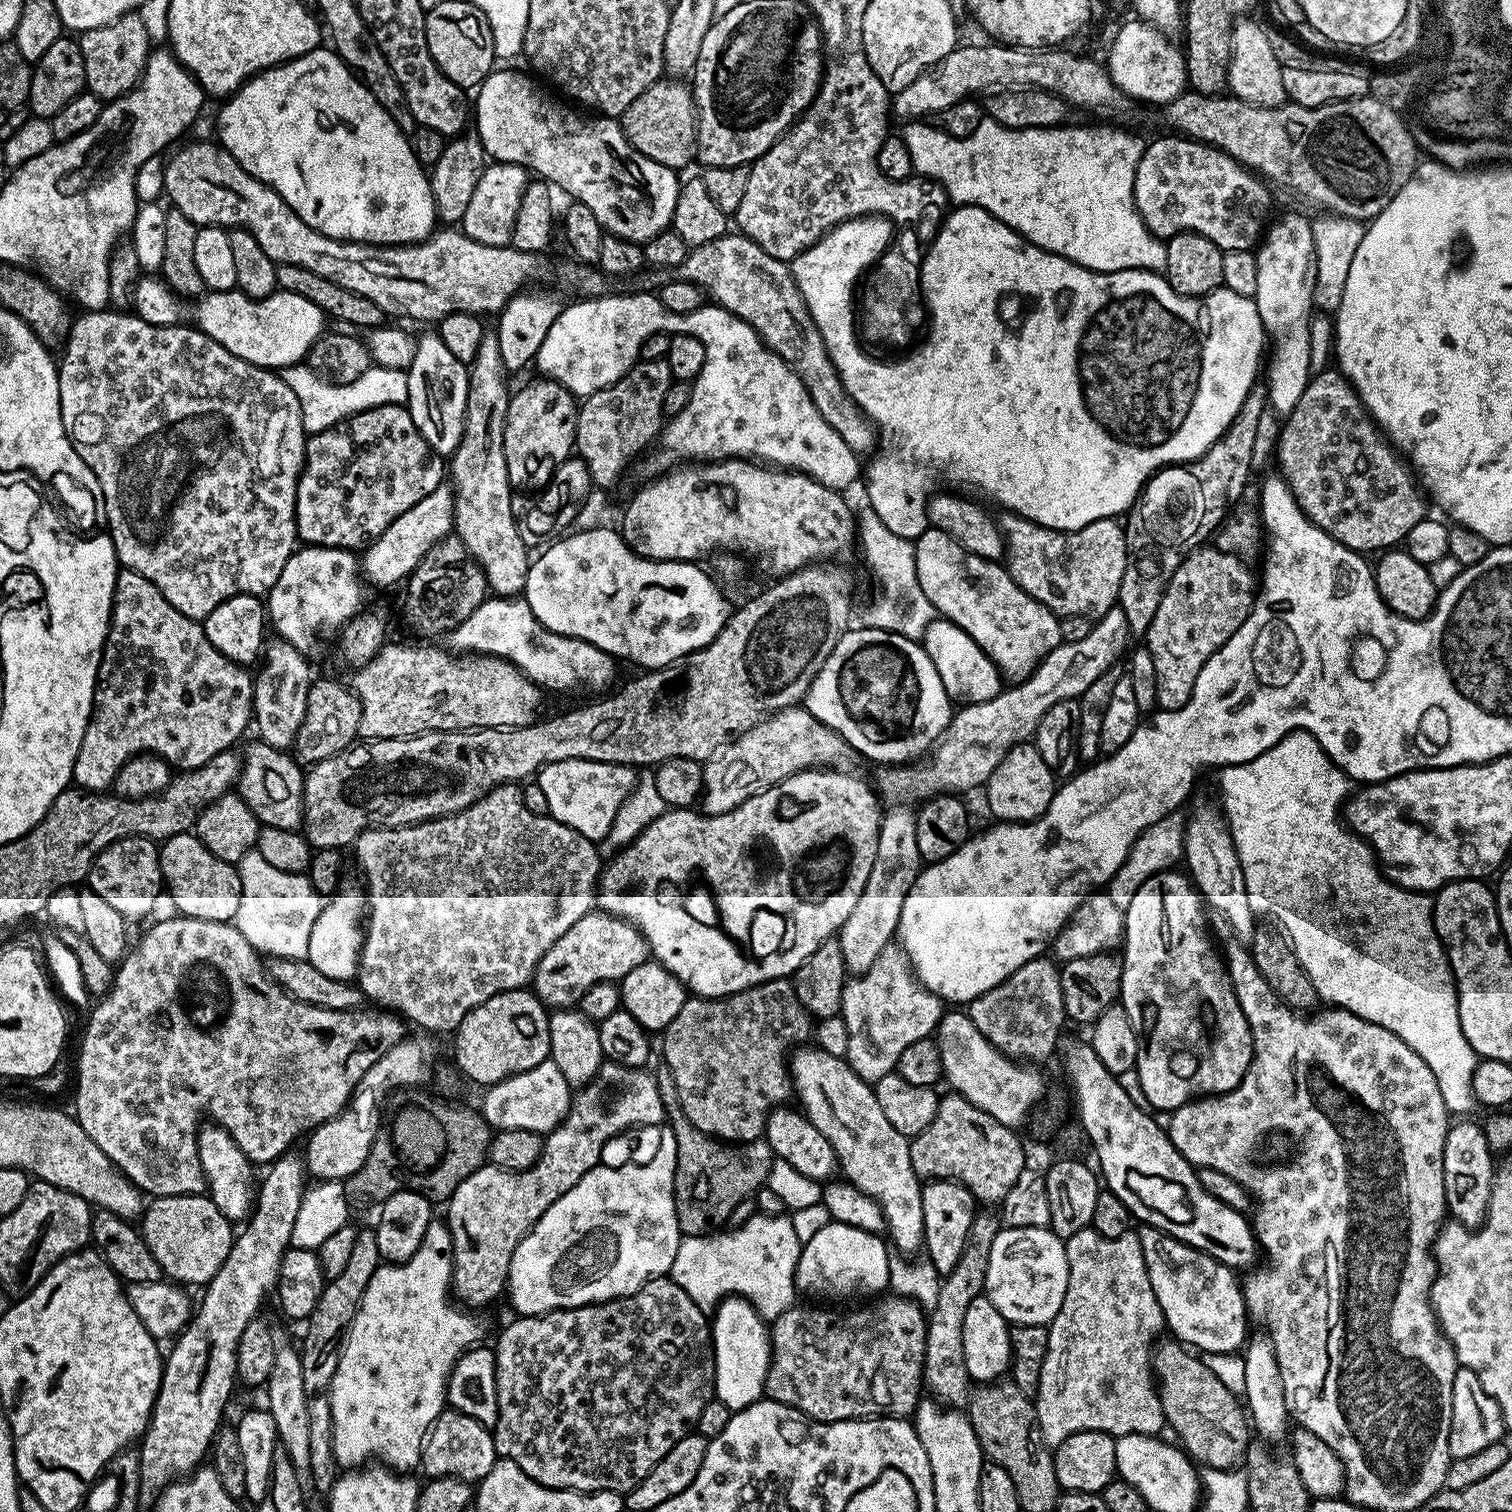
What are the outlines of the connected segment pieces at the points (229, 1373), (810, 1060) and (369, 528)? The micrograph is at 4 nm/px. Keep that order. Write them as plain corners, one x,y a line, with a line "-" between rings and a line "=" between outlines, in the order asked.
285,1154
270,1164
264,1181
259,1181
258,1195
254,1200
254,1207
247,1217
248,1229
237,1235
232,1242
232,1249
228,1261
214,1274
209,1284
203,1285
204,1297
198,1300
192,1313
192,1319
187,1328
175,1337
171,1345
172,1353
167,1353
163,1361
164,1373
160,1376
160,1389
152,1407
152,1418
145,1428
139,1441
138,1455
140,1458
140,1500
151,1501
158,1490
163,1490
175,1480
181,1479
201,1467
209,1455
216,1433
222,1427
220,1419
224,1416
224,1407
232,1396
232,1387
237,1387
236,1351
238,1338
242,1338
242,1330
250,1321
257,1319
260,1303
264,1296
271,1297
276,1287
278,1266
282,1262
282,1254
291,1245
291,1231
297,1221
299,1207
306,1191
304,1176
306,1164
293,1154
=
800,1046
791,1053
790,1075
795,1099
800,1099
799,1107
802,1109
809,1122
816,1127
818,1134
830,1142
836,1151
836,1162
839,1171
844,1172
844,1180
853,1184
862,1194
866,1194
882,1210
886,1221
887,1235
892,1235
891,1243
895,1251
901,1254
920,1252
924,1243
924,1223
922,1222
922,1187
921,1177
916,1175
914,1166
910,1162
910,1140
886,1119
882,1114
882,1106
878,1106
876,1089
869,1081
860,1077
848,1065
843,1056
826,1054
818,1046
=
380,404
376,408
367,408
365,412
357,412
355,416
349,416
347,420
336,425
335,428
327,428
321,432
311,433
304,445
304,467
300,469
300,481
296,484
296,534
305,545
317,548
347,548
360,550
379,538
382,530
390,526
398,518
398,514
406,514
410,506
415,506
430,494
438,485
445,483
446,464
434,449
425,442
422,434
414,426
411,414
407,407
399,404

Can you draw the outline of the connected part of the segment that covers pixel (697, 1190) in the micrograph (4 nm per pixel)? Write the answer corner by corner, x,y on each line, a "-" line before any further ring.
679,1110
670,1116
670,1131
676,1143
674,1170
674,1206
681,1233
687,1236
706,1236
723,1229
738,1202
755,1197
756,1191
768,1183
774,1161
767,1139
749,1140
737,1146
732,1142
708,1136
694,1126

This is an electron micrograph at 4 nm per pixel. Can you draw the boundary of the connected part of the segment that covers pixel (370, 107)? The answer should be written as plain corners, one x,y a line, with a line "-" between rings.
318,47
297,60
289,60
287,64
268,68
265,72
257,72
221,104
224,105
221,106
220,117
216,120
216,128
220,131
220,147
225,148
255,180
270,185
291,206
294,214
298,214
298,218
306,222
306,226
335,240
352,240
355,244
419,244
421,240
428,239
437,227
436,202
431,192
429,173
425,165
418,162
411,139
401,132
394,118
390,118
390,114
377,102
374,94
370,94
360,77
348,65
342,63
331,47

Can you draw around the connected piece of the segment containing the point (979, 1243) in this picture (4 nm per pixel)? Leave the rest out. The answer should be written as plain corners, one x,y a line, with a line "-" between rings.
992,1210
977,1211
972,1220
970,1234
966,1234
966,1246
962,1246
962,1258
958,1258
958,1266
950,1270
940,1281
938,1302
927,1313
928,1329
926,1330
926,1354
924,1355
924,1378
933,1397
939,1403
957,1410
963,1409
970,1395
970,1377
966,1370
966,1358
962,1354
962,1322
966,1318
966,1310
974,1298
984,1292
986,1282
986,1266
990,1262
990,1246
994,1246
994,1238
1000,1233
1002,1220

